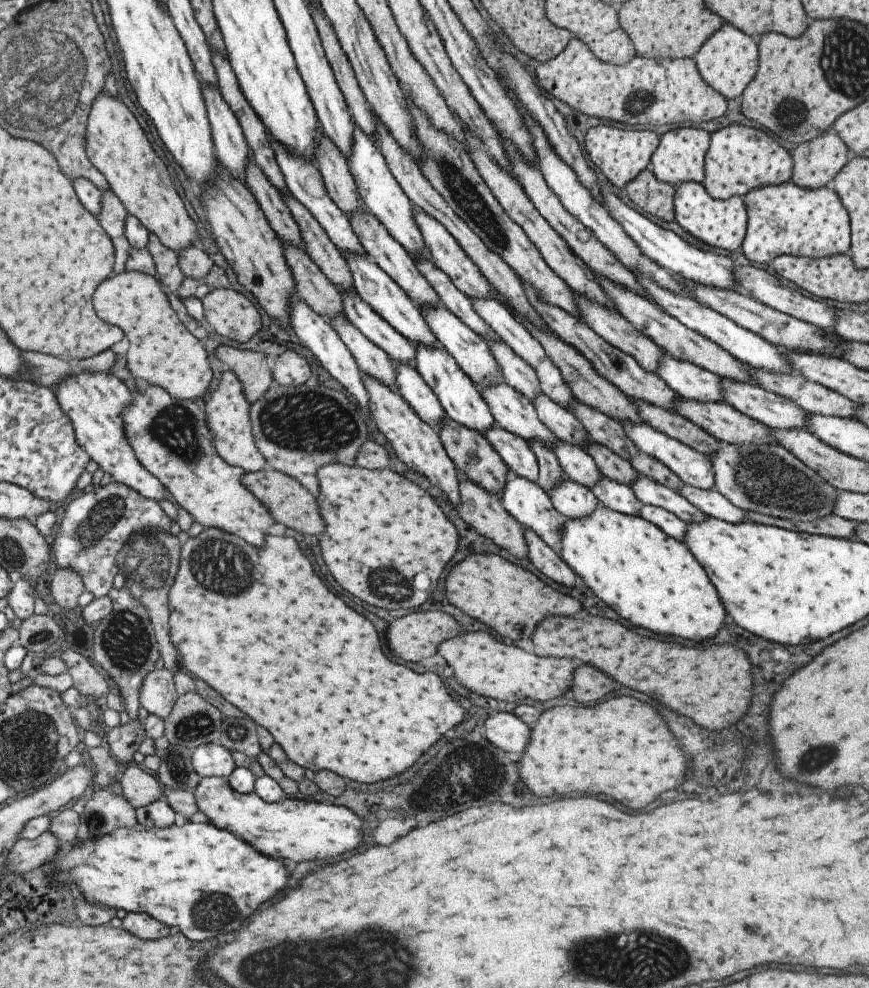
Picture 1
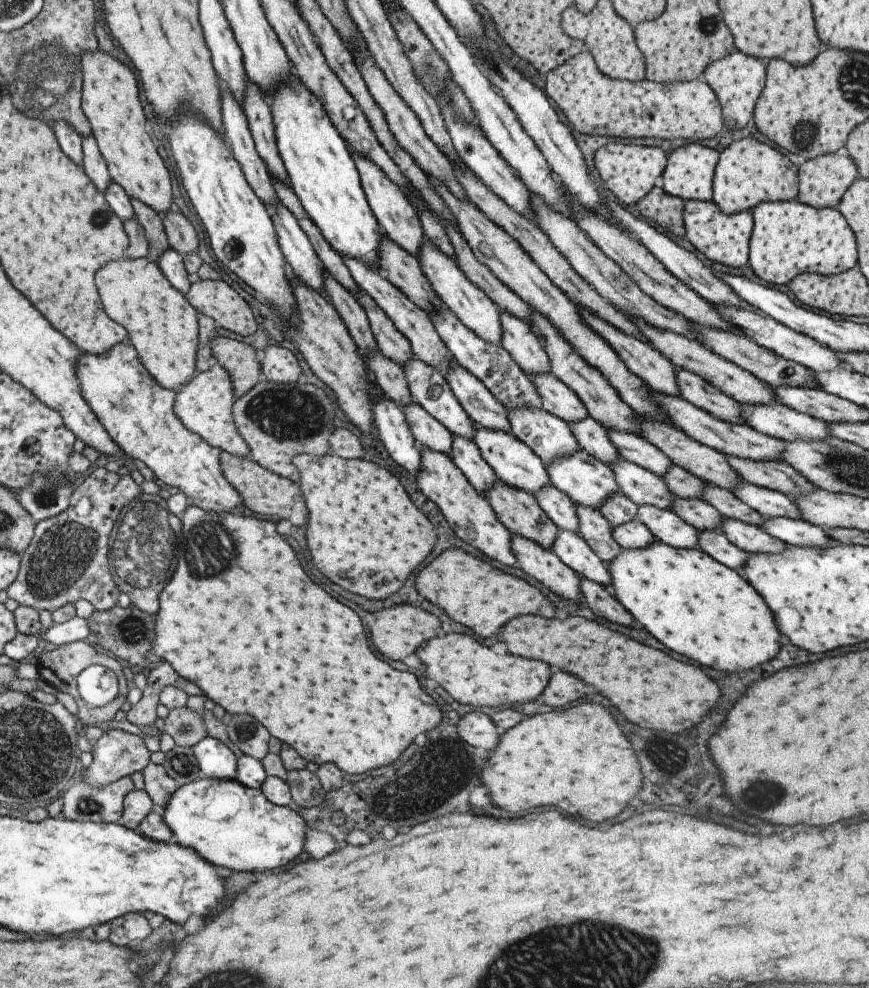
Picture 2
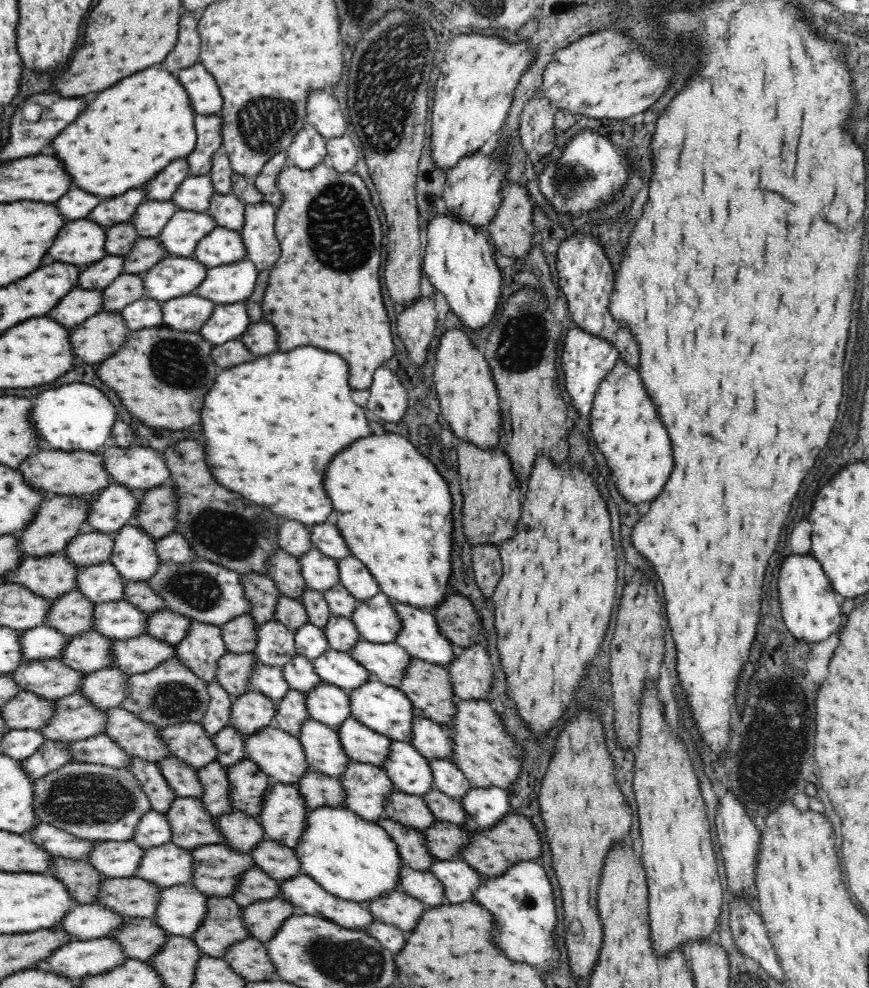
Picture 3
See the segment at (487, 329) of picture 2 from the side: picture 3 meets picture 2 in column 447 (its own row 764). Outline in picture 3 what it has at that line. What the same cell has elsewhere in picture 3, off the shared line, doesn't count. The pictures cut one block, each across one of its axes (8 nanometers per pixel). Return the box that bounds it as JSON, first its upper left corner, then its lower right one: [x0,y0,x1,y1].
[243,725,309,785]

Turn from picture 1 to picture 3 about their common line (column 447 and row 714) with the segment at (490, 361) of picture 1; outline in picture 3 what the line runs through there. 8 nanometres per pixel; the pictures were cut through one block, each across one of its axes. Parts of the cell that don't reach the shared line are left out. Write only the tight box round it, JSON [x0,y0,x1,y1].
[305,683,352,730]

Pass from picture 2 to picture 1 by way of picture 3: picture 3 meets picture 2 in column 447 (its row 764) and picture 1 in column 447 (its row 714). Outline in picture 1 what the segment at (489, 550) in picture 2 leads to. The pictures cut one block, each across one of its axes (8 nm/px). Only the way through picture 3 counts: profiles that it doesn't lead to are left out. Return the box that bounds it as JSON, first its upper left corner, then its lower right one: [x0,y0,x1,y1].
[364,377,461,507]

